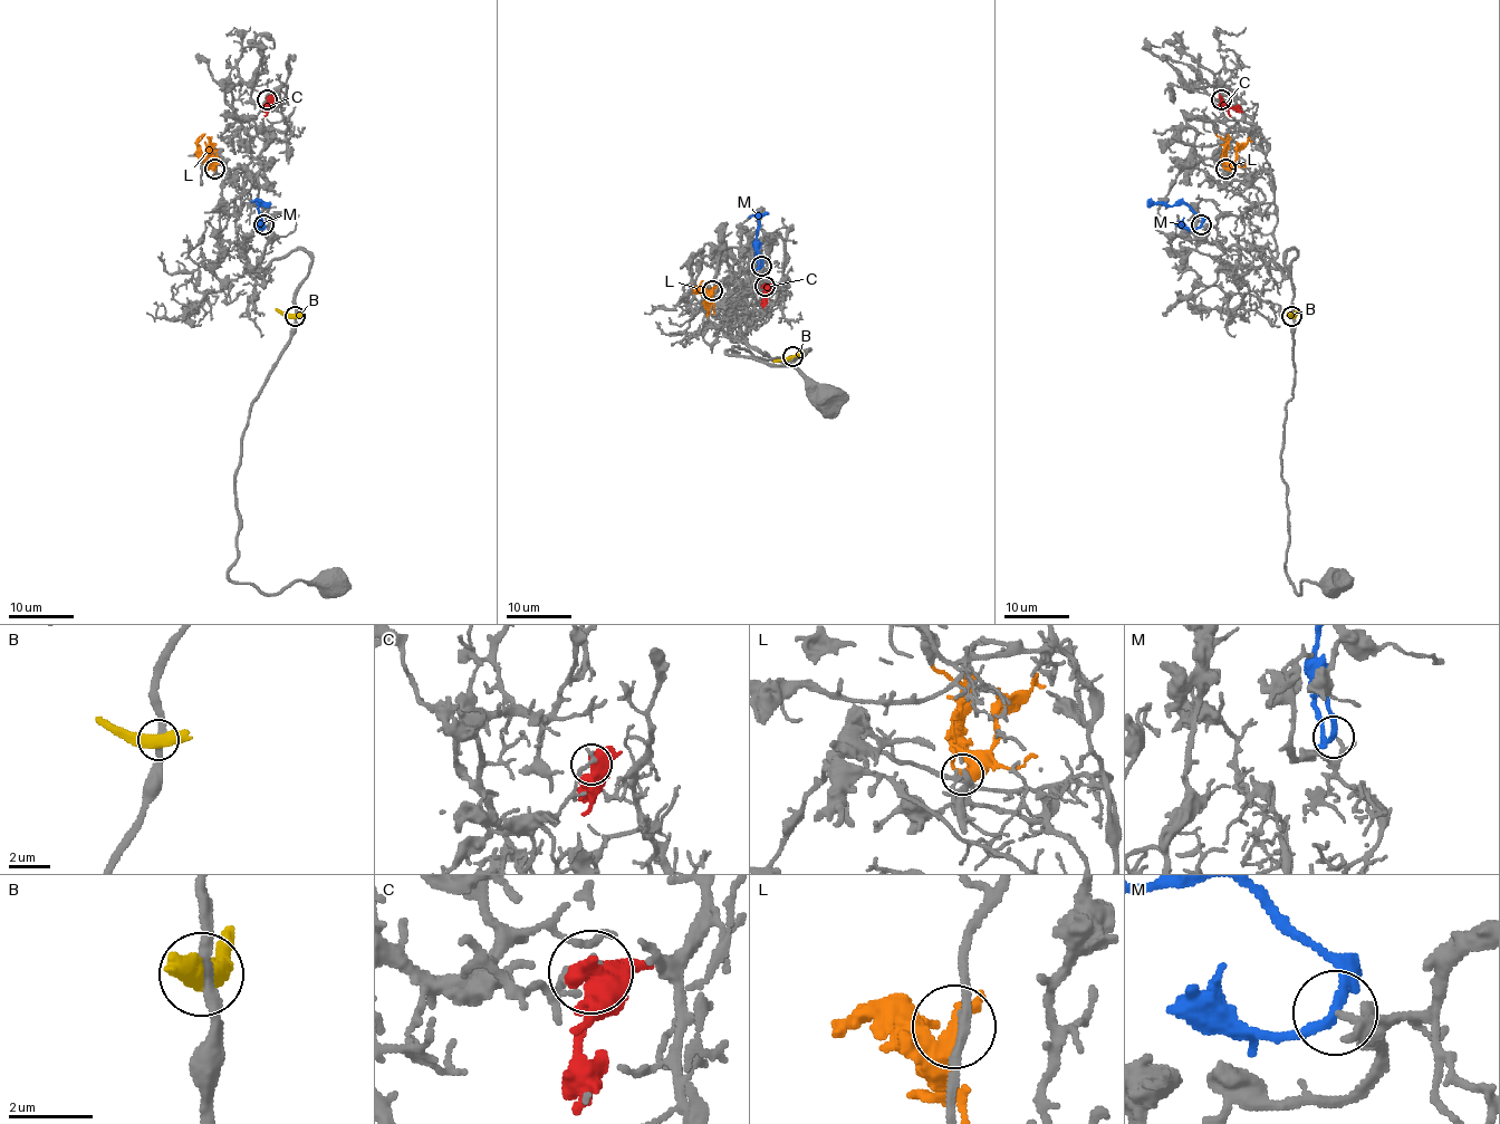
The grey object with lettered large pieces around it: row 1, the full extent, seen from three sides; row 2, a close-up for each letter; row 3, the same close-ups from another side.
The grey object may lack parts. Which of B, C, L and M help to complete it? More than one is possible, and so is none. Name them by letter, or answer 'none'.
M

